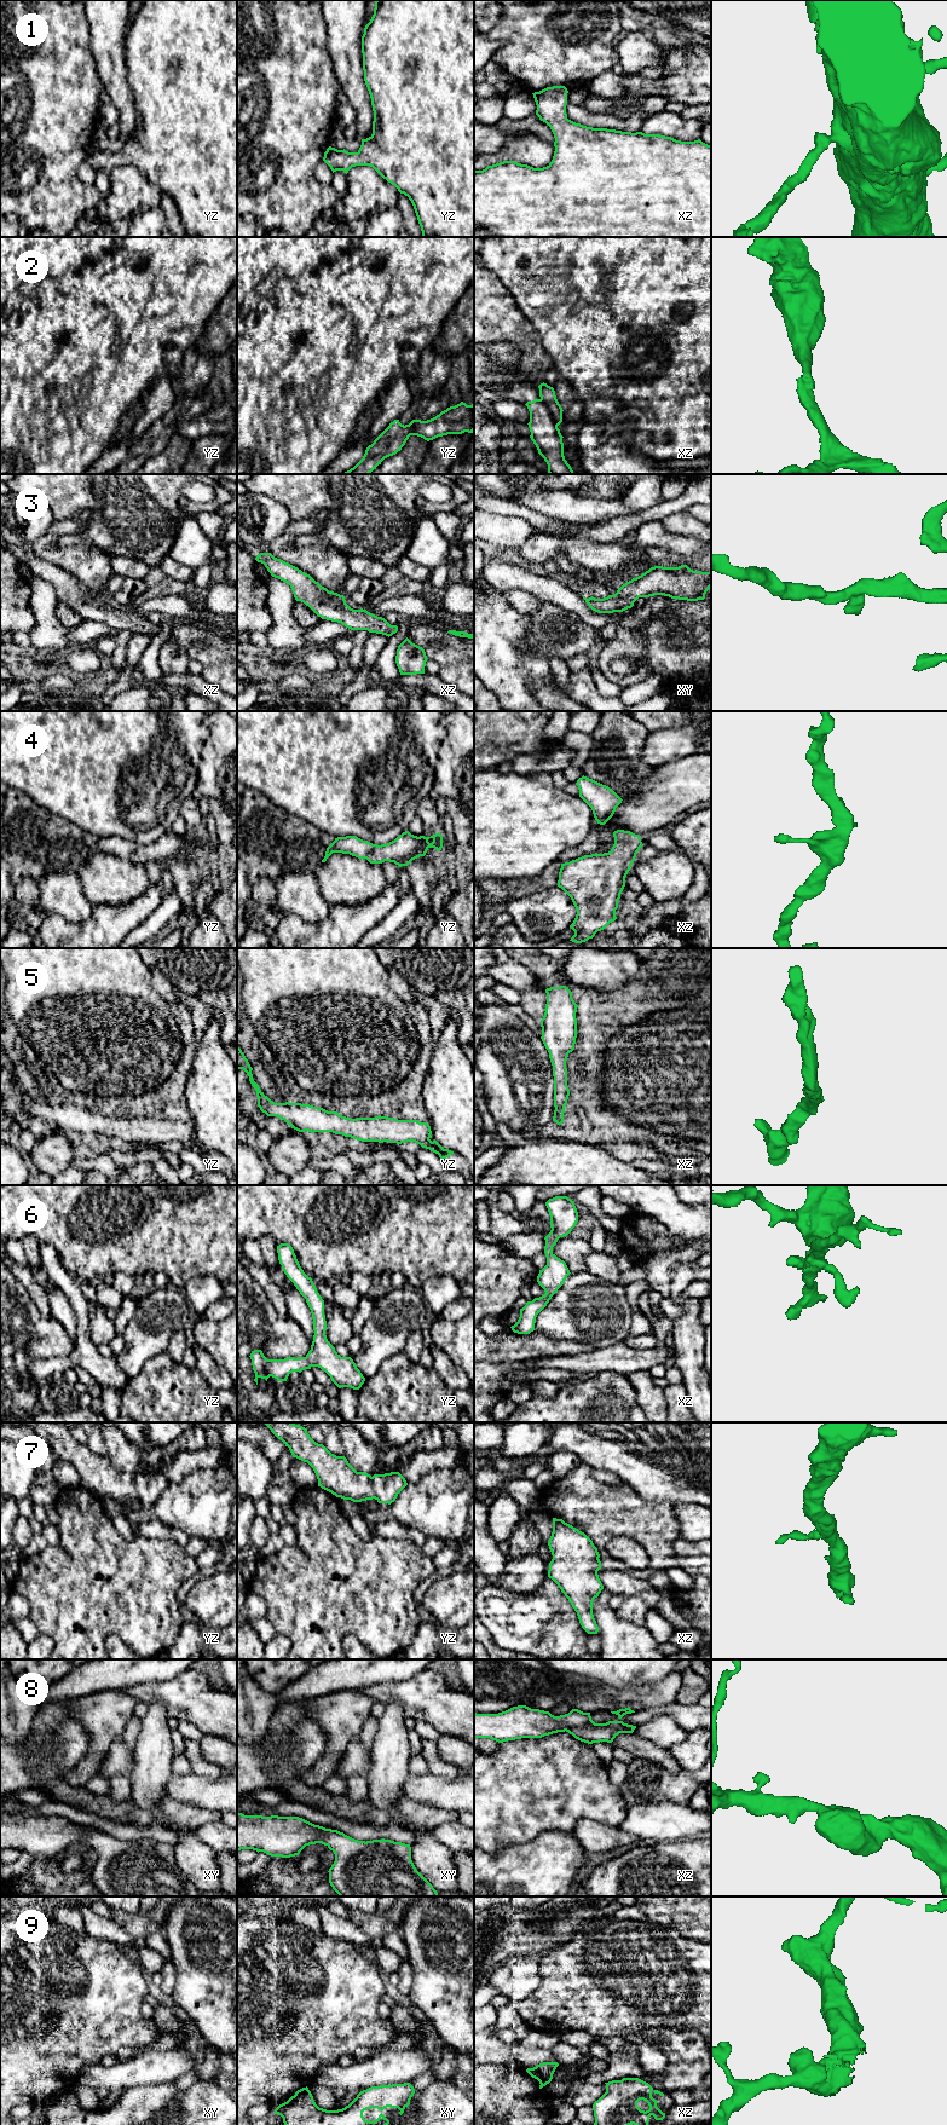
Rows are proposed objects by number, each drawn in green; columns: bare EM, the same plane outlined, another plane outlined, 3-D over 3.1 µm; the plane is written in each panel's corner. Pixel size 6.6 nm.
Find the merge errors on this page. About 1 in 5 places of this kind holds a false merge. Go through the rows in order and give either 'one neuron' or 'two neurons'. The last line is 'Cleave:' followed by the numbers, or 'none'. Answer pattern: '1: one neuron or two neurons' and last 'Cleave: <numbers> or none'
1: one neuron
2: two neurons
3: one neuron
4: one neuron
5: one neuron
6: one neuron
7: one neuron
8: one neuron
9: one neuron
Cleave: 2

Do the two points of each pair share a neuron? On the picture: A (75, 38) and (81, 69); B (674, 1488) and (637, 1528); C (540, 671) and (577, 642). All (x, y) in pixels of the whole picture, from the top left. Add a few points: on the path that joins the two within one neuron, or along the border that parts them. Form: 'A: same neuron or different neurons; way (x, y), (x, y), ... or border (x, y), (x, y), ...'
A: same neuron; way (75, 45), (75, 62)
B: different neurons; border (636, 1491), (645, 1499), (668, 1500), (673, 1503)
C: different neurons; border (520, 648), (547, 659)

